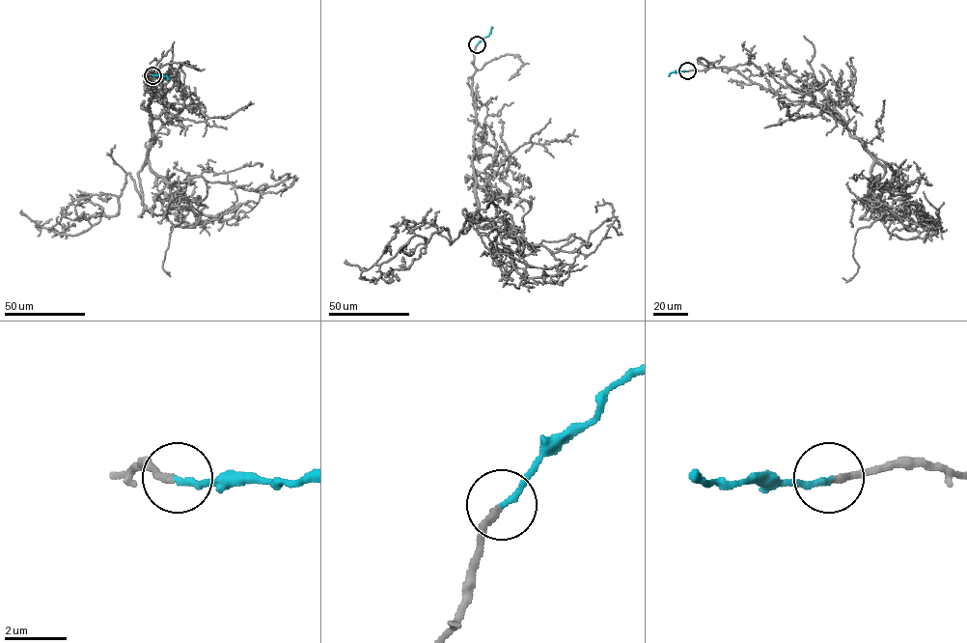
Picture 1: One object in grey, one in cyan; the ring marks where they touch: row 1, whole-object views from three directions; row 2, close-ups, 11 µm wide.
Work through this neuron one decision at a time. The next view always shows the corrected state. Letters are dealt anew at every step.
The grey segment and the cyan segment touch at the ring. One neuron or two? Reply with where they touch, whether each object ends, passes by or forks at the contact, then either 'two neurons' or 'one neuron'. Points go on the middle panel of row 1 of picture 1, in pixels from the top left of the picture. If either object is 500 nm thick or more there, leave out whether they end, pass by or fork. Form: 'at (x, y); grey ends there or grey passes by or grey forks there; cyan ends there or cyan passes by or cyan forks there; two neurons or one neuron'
at (477, 44); grey ends there; cyan ends there; one neuron

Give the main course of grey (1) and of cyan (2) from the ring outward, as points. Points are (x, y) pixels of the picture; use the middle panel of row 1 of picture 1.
1: (477, 44), (472, 225), (463, 209), (450, 244), (447, 228), (414, 236), (361, 273), (375, 281)
2: (477, 44), (489, 35), (491, 26)

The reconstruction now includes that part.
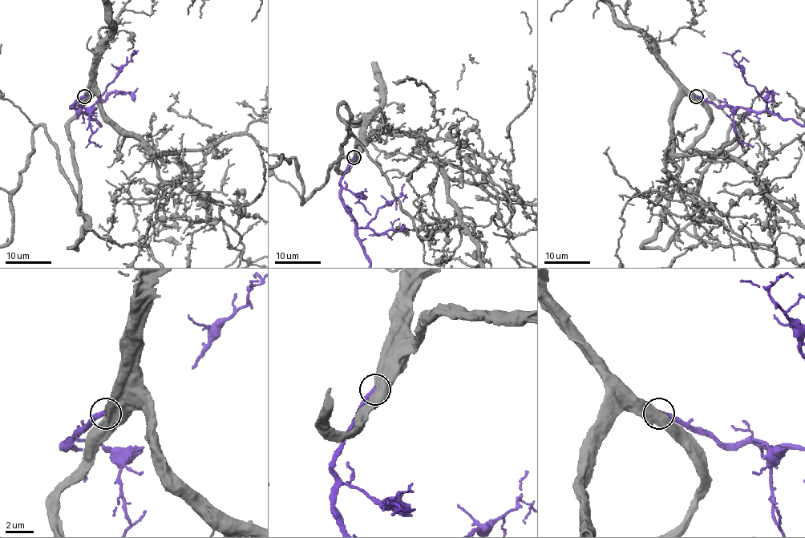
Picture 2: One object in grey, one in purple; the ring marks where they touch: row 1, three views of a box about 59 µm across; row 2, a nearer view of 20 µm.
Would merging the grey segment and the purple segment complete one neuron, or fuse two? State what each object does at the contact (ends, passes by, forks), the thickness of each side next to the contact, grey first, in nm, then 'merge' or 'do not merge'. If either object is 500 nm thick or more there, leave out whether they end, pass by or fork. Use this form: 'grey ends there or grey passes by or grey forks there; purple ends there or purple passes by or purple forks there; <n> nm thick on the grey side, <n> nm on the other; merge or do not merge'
550 nm thick on the grey side, 380 nm on the other; merge

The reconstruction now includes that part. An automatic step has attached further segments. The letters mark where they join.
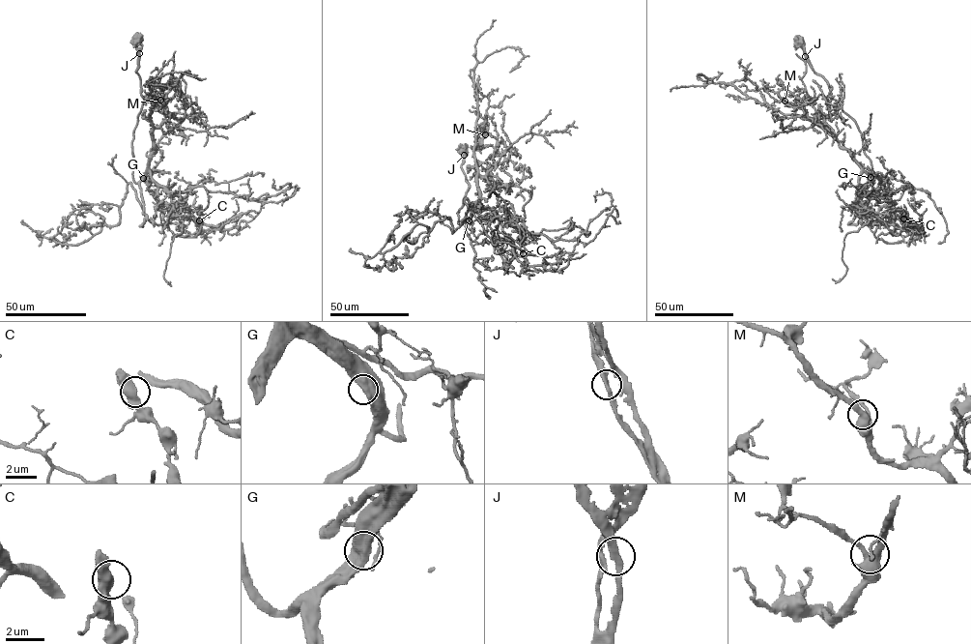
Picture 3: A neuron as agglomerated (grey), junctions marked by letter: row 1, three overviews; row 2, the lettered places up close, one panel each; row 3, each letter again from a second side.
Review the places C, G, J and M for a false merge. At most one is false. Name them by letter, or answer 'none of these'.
none of these

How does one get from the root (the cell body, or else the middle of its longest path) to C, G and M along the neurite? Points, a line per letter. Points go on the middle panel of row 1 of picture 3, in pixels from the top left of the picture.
C: (461, 148), (469, 187), (458, 222), (478, 208), (503, 211), (524, 231), (523, 253)
G: (461, 148), (464, 155), (461, 168), (469, 187), (457, 213), (458, 222), (461, 224), (469, 219)
M: (461, 148), (469, 186), (457, 213), (461, 224), (479, 198), (474, 146), (485, 134)

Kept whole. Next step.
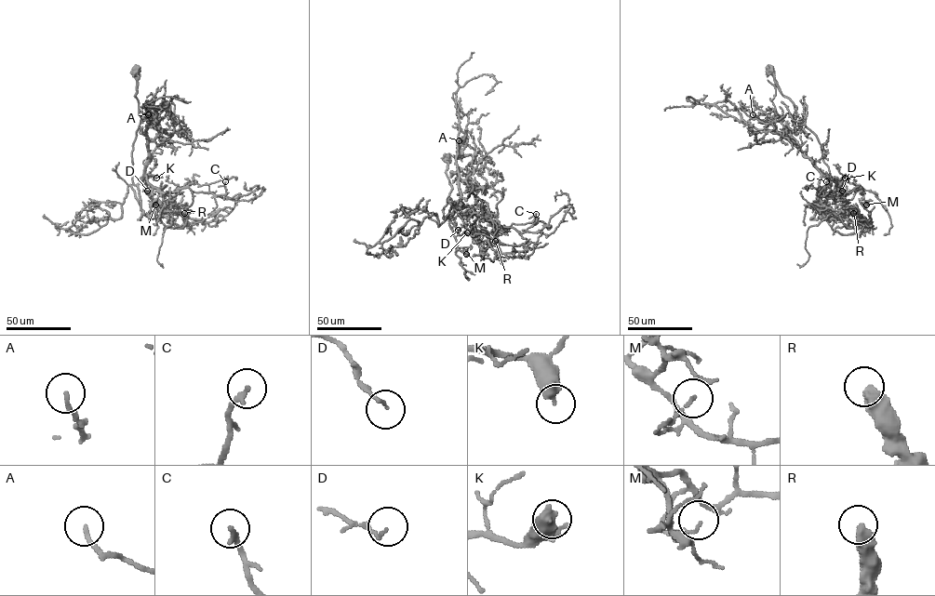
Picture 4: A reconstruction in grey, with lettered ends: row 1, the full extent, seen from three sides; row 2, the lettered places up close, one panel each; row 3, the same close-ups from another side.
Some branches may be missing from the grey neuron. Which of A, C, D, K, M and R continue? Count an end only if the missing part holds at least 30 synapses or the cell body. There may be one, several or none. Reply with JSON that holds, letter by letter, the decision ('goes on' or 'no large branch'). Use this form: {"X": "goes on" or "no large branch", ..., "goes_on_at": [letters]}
{"A": "no large branch", "C": "no large branch", "D": "no large branch", "K": "no large branch", "M": "no large branch", "R": "no large branch", "goes_on_at": []}

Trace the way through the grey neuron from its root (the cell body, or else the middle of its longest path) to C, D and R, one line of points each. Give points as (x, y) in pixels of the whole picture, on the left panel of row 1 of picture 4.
C: (135, 69), (140, 119), (132, 152), (133, 182), (145, 177), (161, 192), (188, 188), (225, 195), (225, 181)
D: (135, 69), (135, 96), (140, 119), (132, 152), (132, 180), (136, 185), (140, 178), (147, 191)
R: (135, 69), (140, 119), (133, 182), (145, 177), (164, 200), (180, 206), (187, 218), (182, 228), (184, 213)

